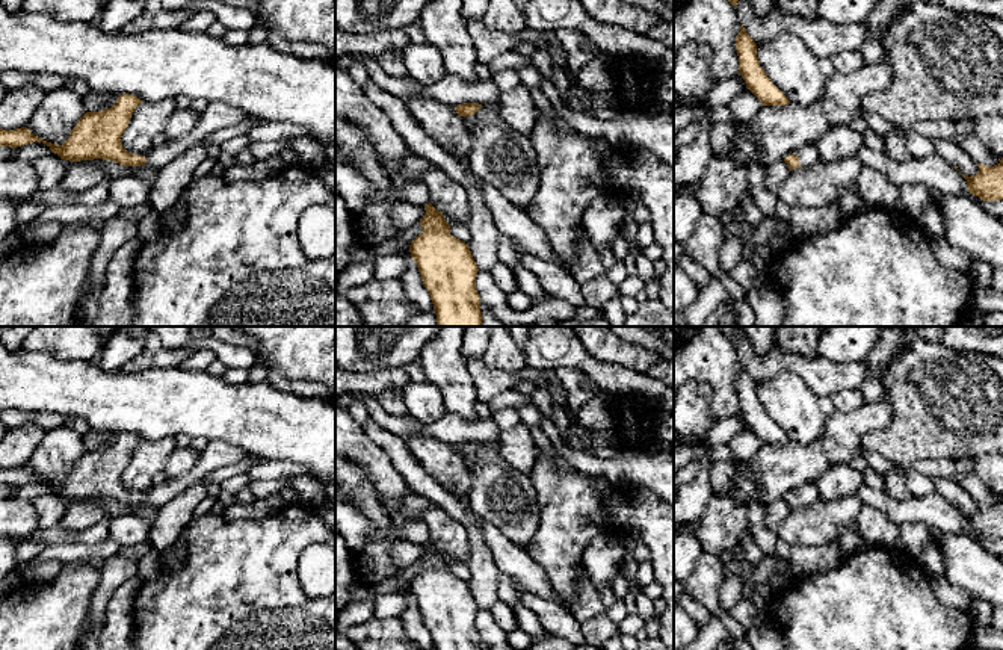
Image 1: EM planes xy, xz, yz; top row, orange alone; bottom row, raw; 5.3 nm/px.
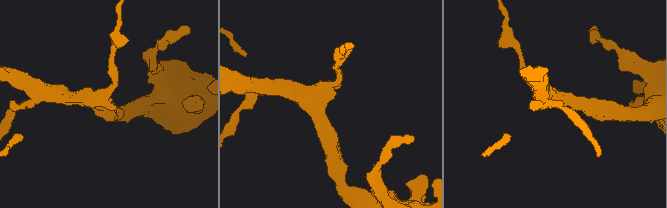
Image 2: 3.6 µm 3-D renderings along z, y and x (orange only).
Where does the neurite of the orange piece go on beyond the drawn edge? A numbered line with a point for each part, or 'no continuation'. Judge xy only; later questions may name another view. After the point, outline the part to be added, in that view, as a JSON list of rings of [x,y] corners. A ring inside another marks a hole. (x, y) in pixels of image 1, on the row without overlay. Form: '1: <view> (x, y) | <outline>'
1: xy (218, 454) | [[[208,440],[208,444],[201,452],[198,463],[184,475],[175,479],[166,479],[162,485],[153,485],[145,494],[147,502],[156,508],[160,508],[190,485],[202,481],[213,470],[237,464],[246,457],[248,453],[240,447],[219,440]]]

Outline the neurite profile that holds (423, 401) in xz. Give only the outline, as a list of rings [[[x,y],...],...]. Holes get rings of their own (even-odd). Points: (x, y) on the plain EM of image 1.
[[[427,381],[408,382],[402,396],[408,416],[424,425],[440,420],[447,413],[441,392]]]

